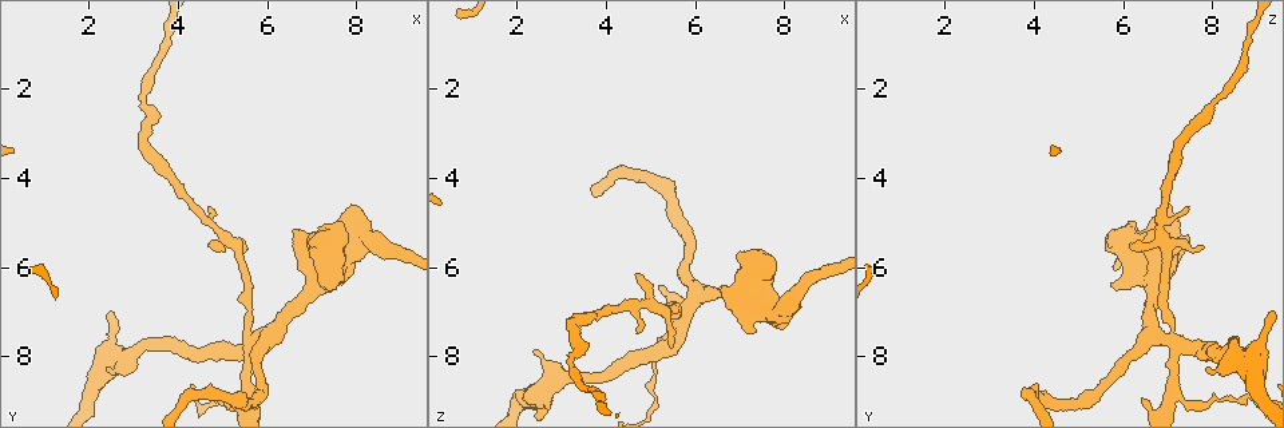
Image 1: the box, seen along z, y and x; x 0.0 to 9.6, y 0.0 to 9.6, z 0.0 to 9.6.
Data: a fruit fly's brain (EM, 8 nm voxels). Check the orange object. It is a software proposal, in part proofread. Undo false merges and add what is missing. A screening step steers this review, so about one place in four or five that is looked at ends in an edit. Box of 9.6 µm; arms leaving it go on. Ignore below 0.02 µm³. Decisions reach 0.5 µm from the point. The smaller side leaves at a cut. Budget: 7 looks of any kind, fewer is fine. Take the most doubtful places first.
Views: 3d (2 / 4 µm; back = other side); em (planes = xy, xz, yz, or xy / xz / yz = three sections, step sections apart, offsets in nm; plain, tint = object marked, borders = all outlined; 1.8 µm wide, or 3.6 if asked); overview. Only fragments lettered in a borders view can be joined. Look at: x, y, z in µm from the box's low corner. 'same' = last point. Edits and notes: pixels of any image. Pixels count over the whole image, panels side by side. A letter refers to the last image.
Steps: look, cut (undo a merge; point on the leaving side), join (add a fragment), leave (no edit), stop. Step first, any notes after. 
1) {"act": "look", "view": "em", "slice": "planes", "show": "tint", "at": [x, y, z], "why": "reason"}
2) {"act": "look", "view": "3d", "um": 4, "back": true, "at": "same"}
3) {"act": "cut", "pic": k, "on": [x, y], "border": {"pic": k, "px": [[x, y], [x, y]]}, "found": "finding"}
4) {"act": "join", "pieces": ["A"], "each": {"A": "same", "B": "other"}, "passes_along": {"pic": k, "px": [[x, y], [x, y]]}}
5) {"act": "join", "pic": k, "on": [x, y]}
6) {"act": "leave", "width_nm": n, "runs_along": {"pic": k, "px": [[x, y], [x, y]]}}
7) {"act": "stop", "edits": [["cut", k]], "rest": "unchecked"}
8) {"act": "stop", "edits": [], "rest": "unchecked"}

{"act": "look", "view": "3d", "um": 4, "back": true, "at": [5.75, 7.65, 7.00], "why": "four arms meet"}

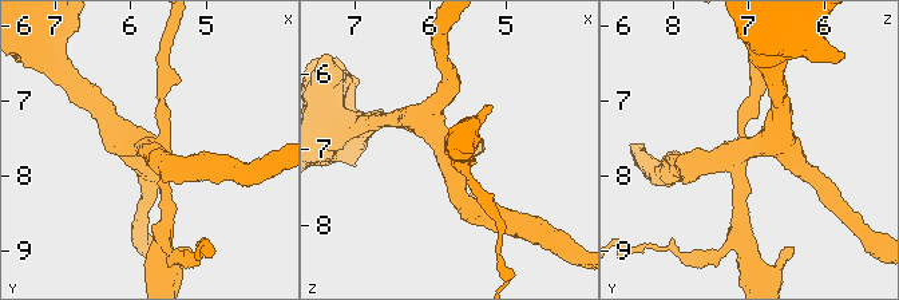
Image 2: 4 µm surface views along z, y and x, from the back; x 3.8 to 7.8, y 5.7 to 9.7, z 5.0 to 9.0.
{"act": "look", "view": "em", "slice": "xz", "step": 16, "show": "tint", "at": [5.70, 7.60, 7.05], "arms": 4}

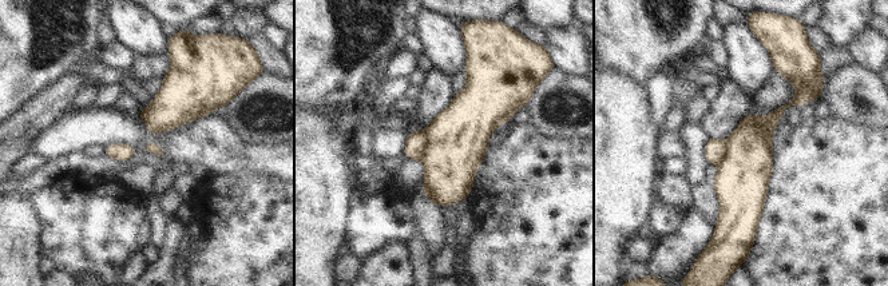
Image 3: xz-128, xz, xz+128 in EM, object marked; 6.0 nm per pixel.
{"act": "look", "view": "em", "slice": "planes", "show": "borders", "at": "same"}

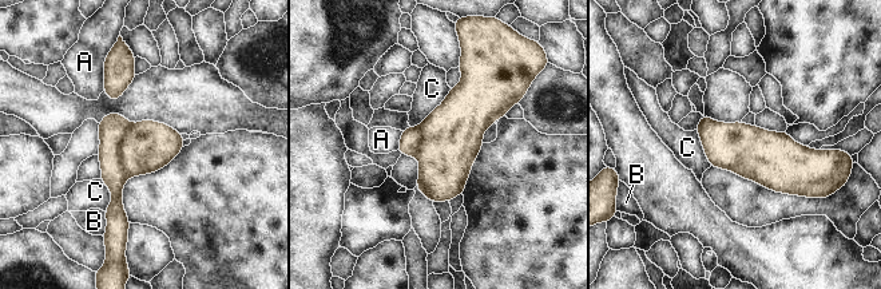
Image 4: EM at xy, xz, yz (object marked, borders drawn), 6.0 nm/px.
{"act": "leave", "width_nm": 320, "each": {"A": "other", "B": "other", "C": "other"}, "border": {"pic": 4, "px": [[451, 88], [417, 126], [411, 127]]}, "found": "all the same cell"}

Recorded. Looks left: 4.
{"act": "look", "view": "3d", "um": 2, "at": [7.35, 6.30, 5.70], "why": "thick end"}

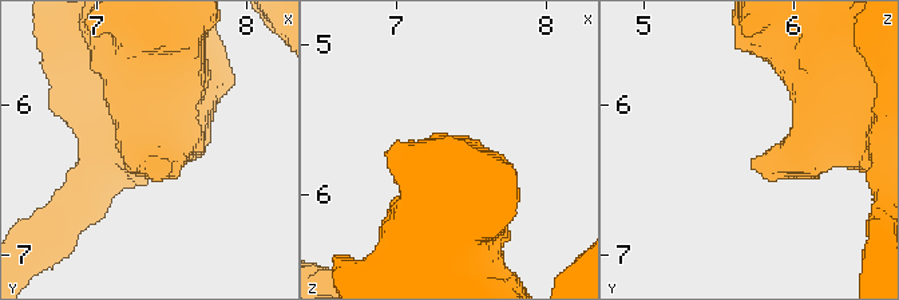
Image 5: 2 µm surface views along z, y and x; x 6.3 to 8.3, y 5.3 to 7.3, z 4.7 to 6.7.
{"act": "look", "view": "em", "slice": "yz", "step": 8, "show": "borders", "at": [7.32, 6.38, 5.74], "why": "need the tissue"}

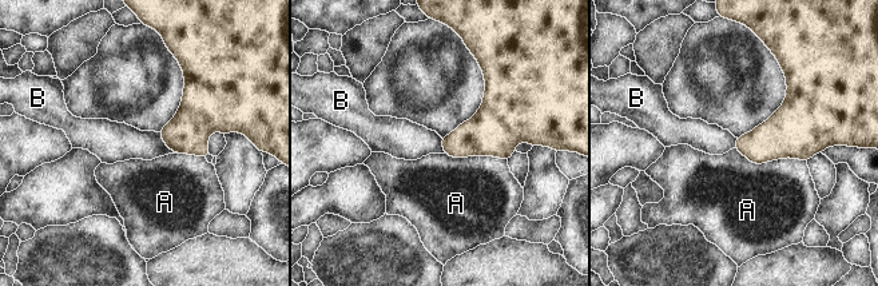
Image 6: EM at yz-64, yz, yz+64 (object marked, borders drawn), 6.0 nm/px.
{"act": "look", "view": "em", "slice": "planes", "show": "borders", "at": "same", "why": "another direction"}

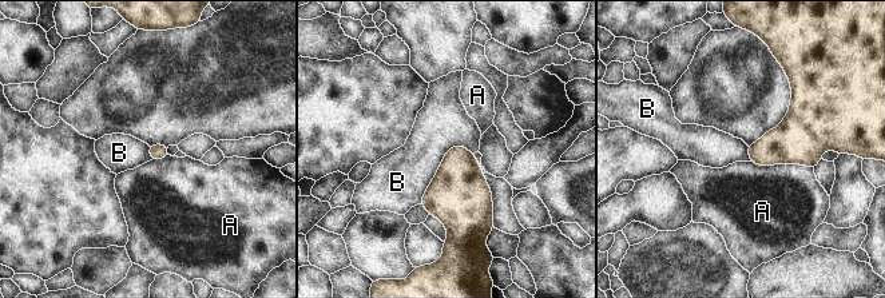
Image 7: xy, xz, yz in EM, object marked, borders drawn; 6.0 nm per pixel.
{"act": "leave", "each": {"A": "other", "B": "other"}, "found": "no lettered fragment goes on from it"}

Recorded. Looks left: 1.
{"act": "look", "view": "em", "slice": "planes", "show": "borders", "at": [4.65, 4.70, 7.45], "why": "an open end"}

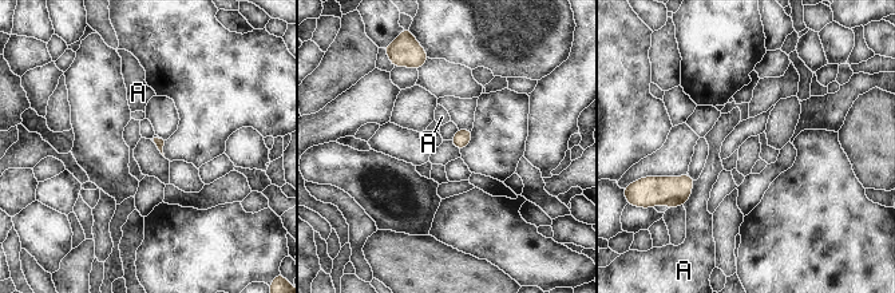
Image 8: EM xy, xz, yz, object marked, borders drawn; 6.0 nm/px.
{"act": "leave", "each": {"A": "other"}, "border": {"pic": 8, "px": [[696, 181], [682, 205]]}, "found": "no lettered fragment goes on from it"}

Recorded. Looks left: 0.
{"act": "stop", "edits": [], "rest": "unchecked"}

